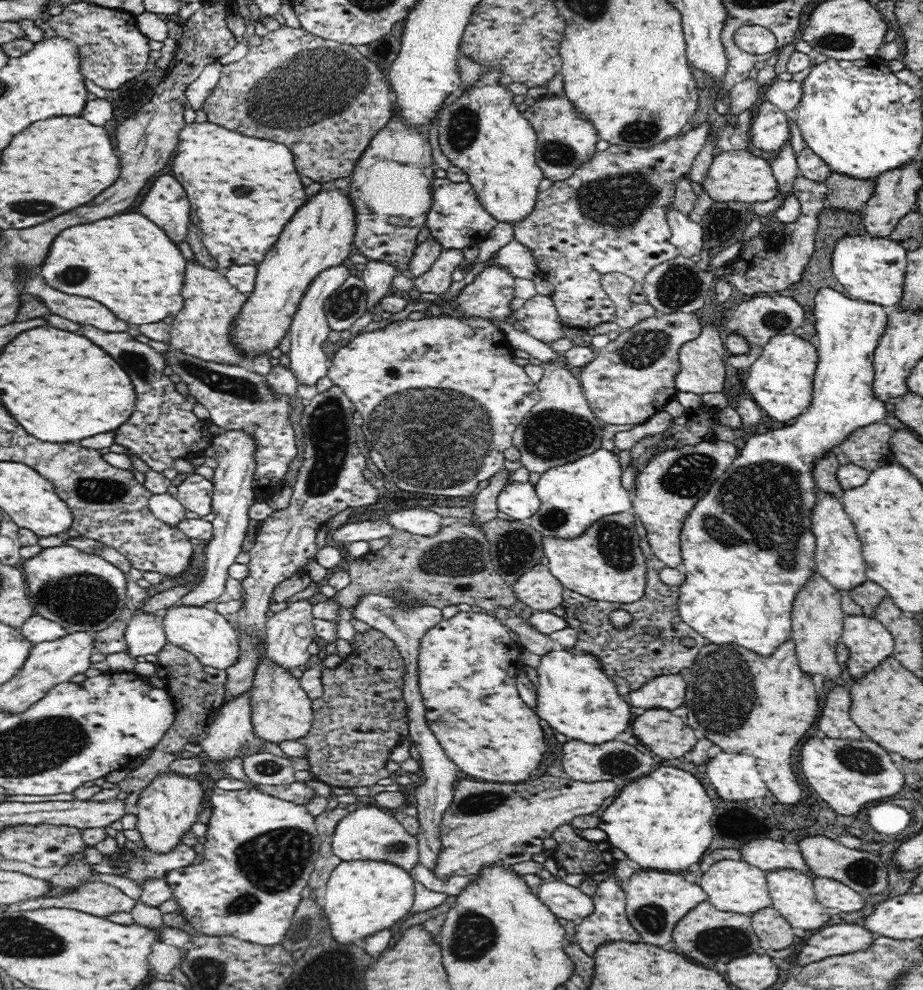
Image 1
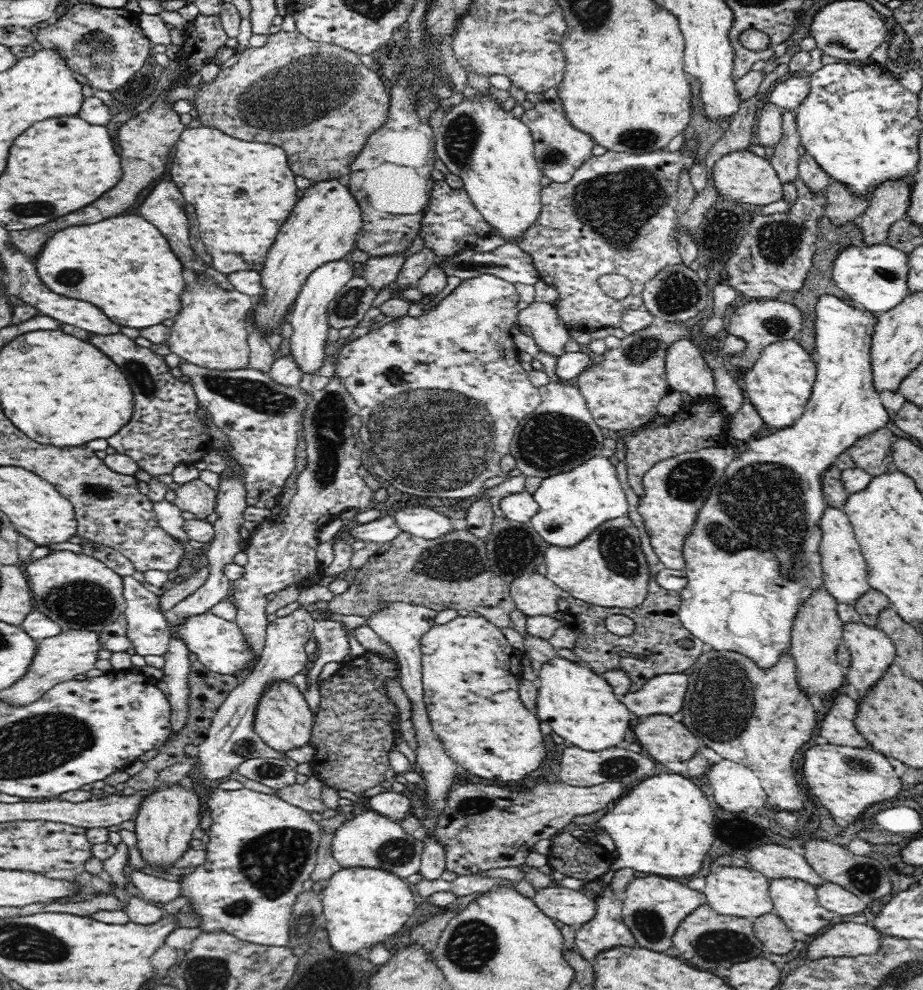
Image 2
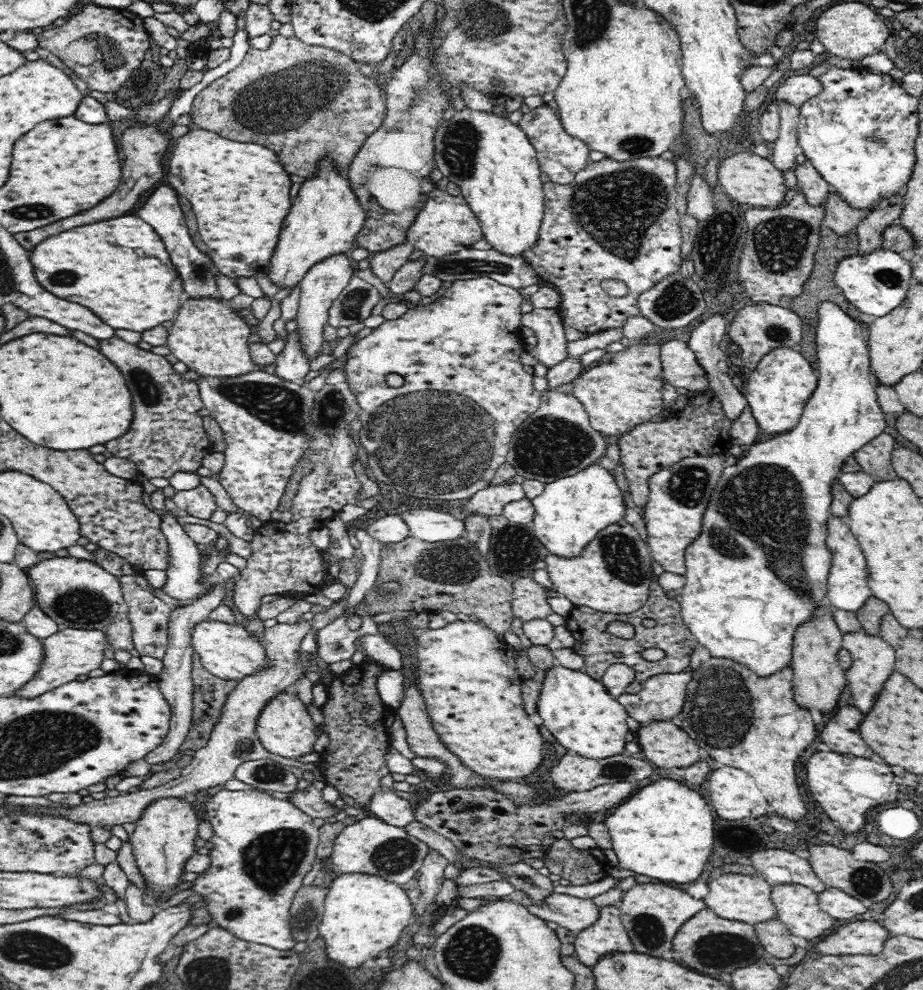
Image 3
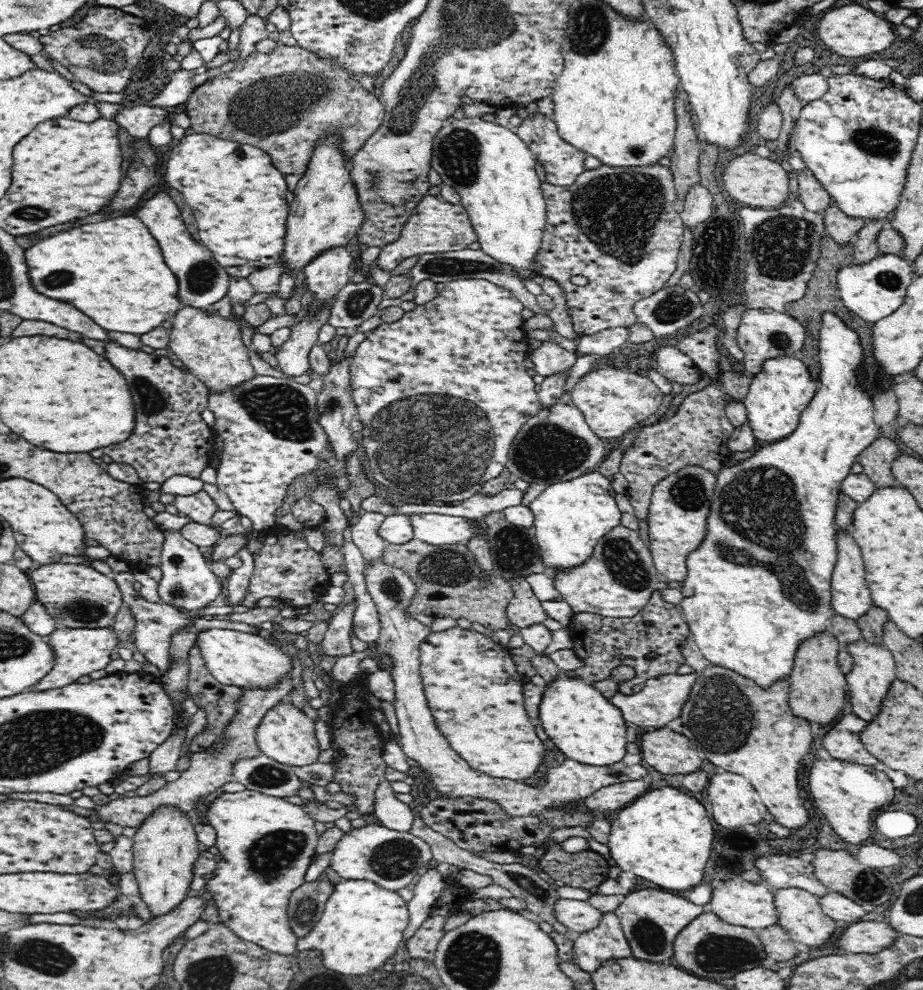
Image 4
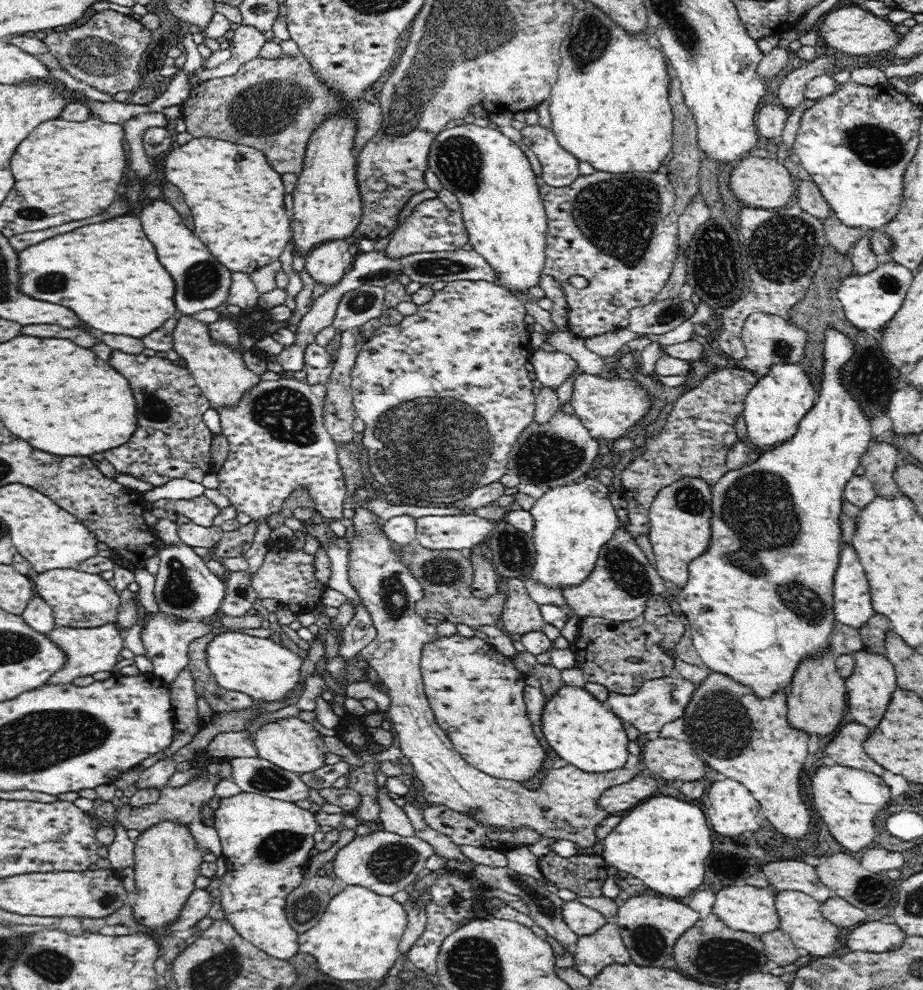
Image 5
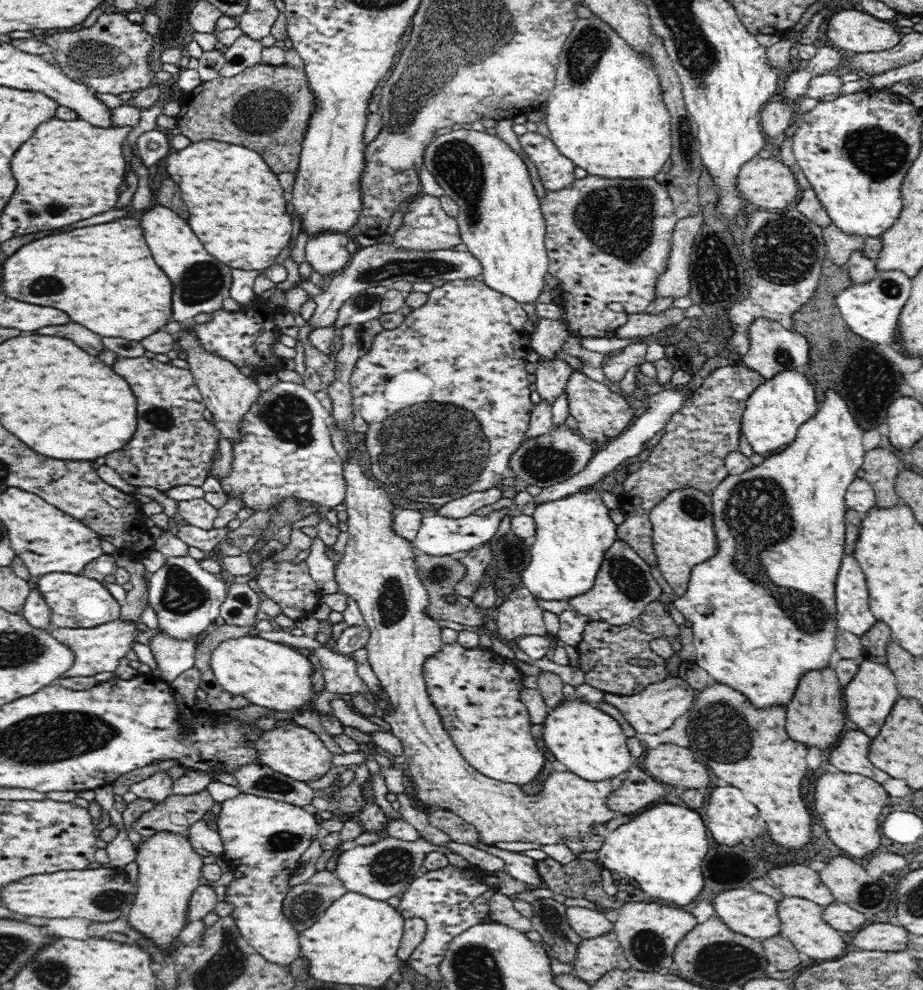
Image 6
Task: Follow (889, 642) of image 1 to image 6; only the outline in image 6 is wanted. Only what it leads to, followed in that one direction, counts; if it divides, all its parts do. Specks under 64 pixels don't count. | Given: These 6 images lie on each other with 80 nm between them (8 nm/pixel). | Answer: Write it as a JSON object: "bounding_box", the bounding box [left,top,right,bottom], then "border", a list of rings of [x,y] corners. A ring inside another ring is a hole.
{"bounding_box":[843,657,899,739],"border":[[[862,657],[859,662],[858,673],[853,680],[843,688],[844,702],[846,702],[846,716],[850,722],[856,724],[856,730],[867,734],[870,739],[876,739],[880,734],[880,728],[884,724],[892,706],[899,698],[896,677],[887,664],[880,664],[879,660],[870,657]]]}

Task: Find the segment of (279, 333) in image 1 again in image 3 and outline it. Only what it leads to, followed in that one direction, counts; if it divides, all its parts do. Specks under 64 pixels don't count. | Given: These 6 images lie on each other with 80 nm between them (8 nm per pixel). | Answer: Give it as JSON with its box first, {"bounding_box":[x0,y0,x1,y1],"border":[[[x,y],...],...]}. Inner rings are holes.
{"bounding_box":[268,158,365,290],"border":[[[322,158],[318,162],[318,172],[301,184],[298,198],[292,202],[292,210],[284,220],[280,240],[268,264],[268,277],[278,288],[292,290],[318,262],[352,248],[352,242],[364,223],[365,210],[353,193],[349,180],[335,168],[330,158]]]}

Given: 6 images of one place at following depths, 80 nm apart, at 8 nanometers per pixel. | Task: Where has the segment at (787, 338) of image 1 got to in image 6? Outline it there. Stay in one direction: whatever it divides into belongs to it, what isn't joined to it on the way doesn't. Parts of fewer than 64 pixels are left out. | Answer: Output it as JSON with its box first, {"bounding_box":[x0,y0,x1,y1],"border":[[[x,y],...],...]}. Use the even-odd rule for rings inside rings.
{"bounding_box":[740,370,820,456],"border":[[[782,370],[776,372],[776,376],[772,376],[770,380],[765,380],[764,384],[760,384],[754,392],[746,400],[746,409],[744,410],[743,417],[741,418],[740,430],[746,437],[746,440],[753,448],[753,452],[760,454],[760,456],[769,456],[784,449],[788,444],[796,438],[797,432],[812,416],[817,414],[820,408],[820,403],[816,400],[814,387],[804,372],[796,372],[795,370]]]}

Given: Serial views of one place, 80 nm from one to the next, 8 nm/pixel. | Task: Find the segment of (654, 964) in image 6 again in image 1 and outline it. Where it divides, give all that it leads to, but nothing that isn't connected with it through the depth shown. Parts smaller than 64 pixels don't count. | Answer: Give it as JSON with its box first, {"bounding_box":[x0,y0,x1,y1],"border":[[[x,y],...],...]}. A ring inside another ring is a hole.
{"bounding_box":[623,870,707,946],"border":[[[639,870],[623,885],[626,895],[625,911],[632,925],[644,944],[664,946],[673,940],[672,933],[676,924],[686,916],[694,906],[707,900],[702,886],[690,883],[676,872],[660,872],[659,870]]]}

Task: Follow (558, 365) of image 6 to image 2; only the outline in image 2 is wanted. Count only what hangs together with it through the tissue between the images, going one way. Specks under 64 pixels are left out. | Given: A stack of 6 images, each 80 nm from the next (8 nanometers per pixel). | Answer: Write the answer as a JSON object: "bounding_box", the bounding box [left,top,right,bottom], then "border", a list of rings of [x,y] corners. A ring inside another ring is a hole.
{"bounding_box":[517,302,570,357],"border":[[[530,302],[527,308],[518,312],[517,325],[530,328],[533,339],[544,354],[558,357],[564,354],[564,346],[570,340],[570,328],[564,324],[553,304]]]}

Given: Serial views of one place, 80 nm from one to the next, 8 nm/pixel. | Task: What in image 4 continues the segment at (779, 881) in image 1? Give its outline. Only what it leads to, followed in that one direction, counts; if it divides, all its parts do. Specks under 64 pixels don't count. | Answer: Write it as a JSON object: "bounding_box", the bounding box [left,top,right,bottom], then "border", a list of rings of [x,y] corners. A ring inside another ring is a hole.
{"bounding_box":[774,888,836,948],"border":[[[800,888],[774,890],[777,922],[794,942],[822,948],[836,932],[835,920],[823,913],[819,897]]]}

